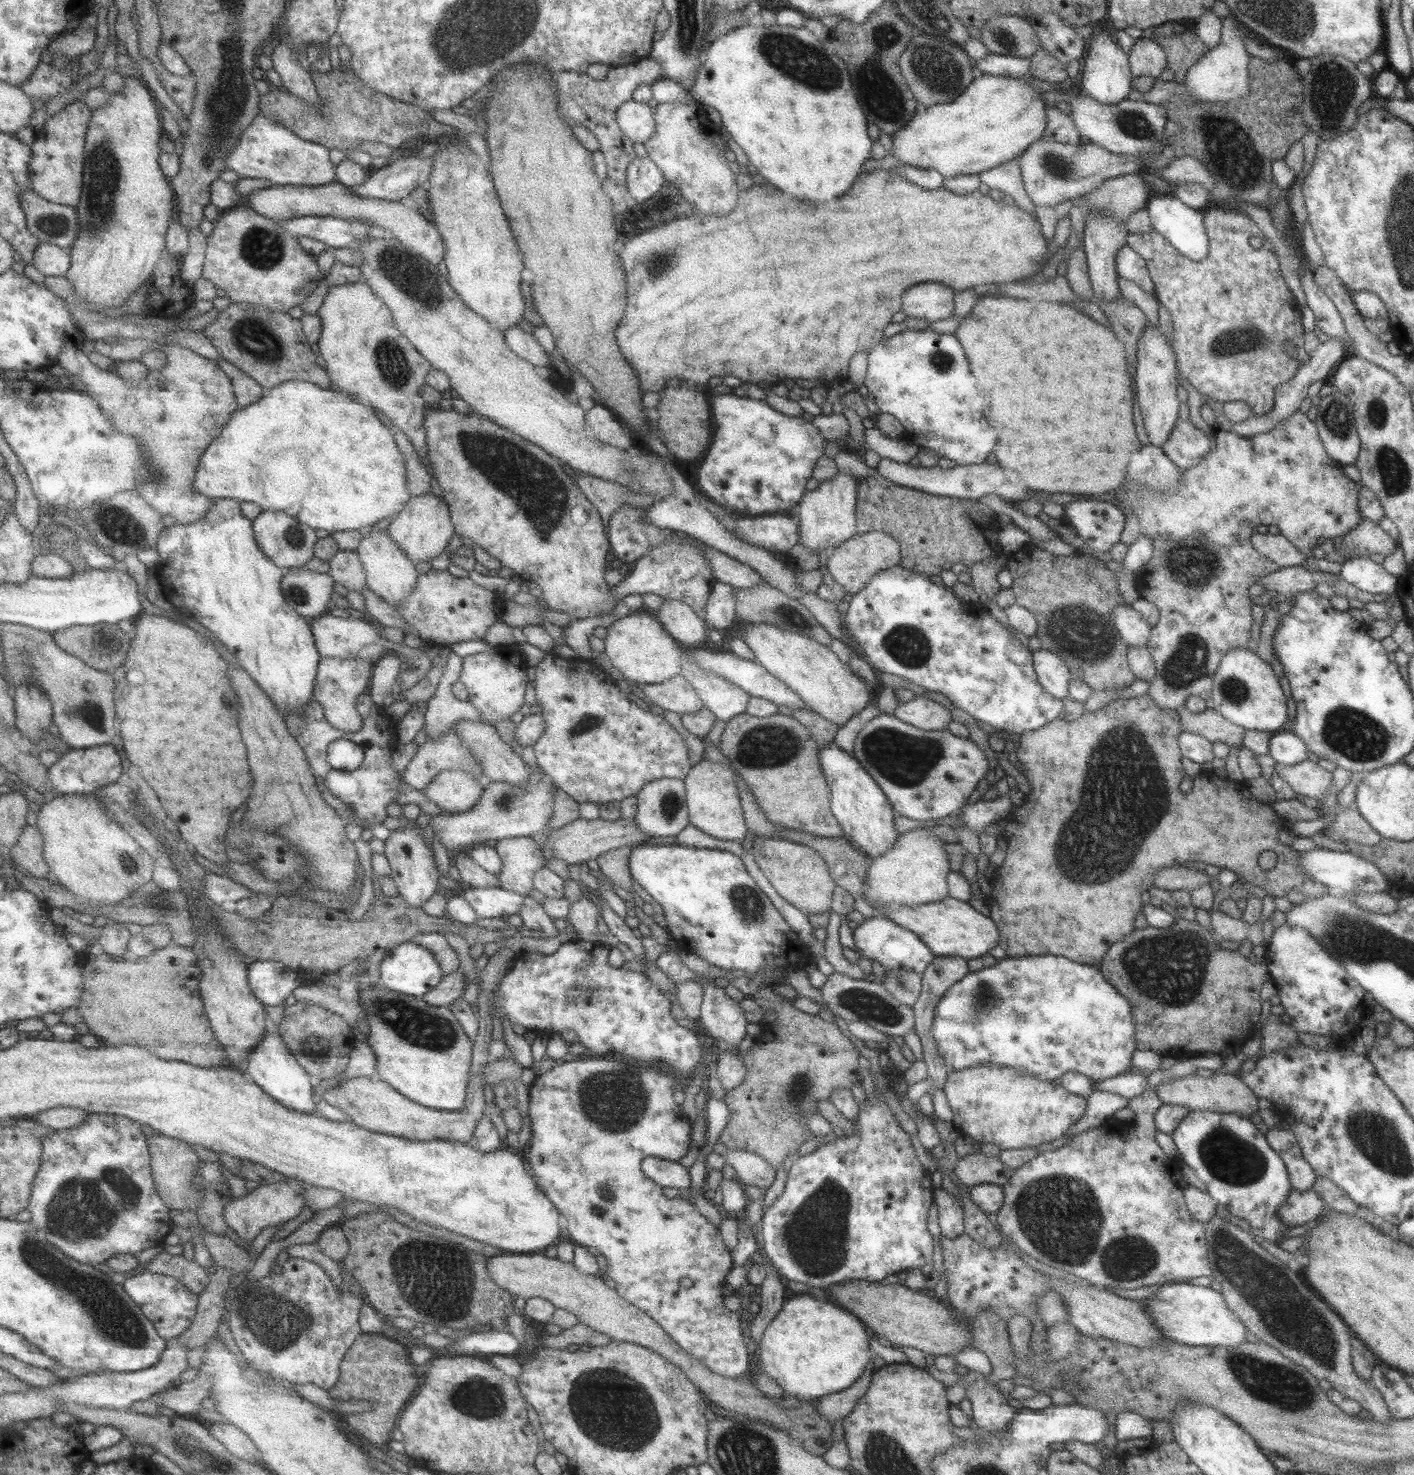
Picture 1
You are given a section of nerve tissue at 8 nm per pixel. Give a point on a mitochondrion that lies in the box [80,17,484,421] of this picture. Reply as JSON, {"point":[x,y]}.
{"point":[227,101]}

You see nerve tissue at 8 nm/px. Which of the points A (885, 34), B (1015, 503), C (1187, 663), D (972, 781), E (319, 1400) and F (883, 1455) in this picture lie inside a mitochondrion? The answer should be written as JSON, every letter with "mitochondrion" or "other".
{"A":"mitochondrion","B":"other","C":"mitochondrion","D":"other","E":"other","F":"mitochondrion"}

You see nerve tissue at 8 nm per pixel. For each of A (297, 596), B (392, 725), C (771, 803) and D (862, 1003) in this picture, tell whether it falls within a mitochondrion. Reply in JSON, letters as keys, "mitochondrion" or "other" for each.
{"A":"mitochondrion","B":"other","C":"other","D":"mitochondrion"}

